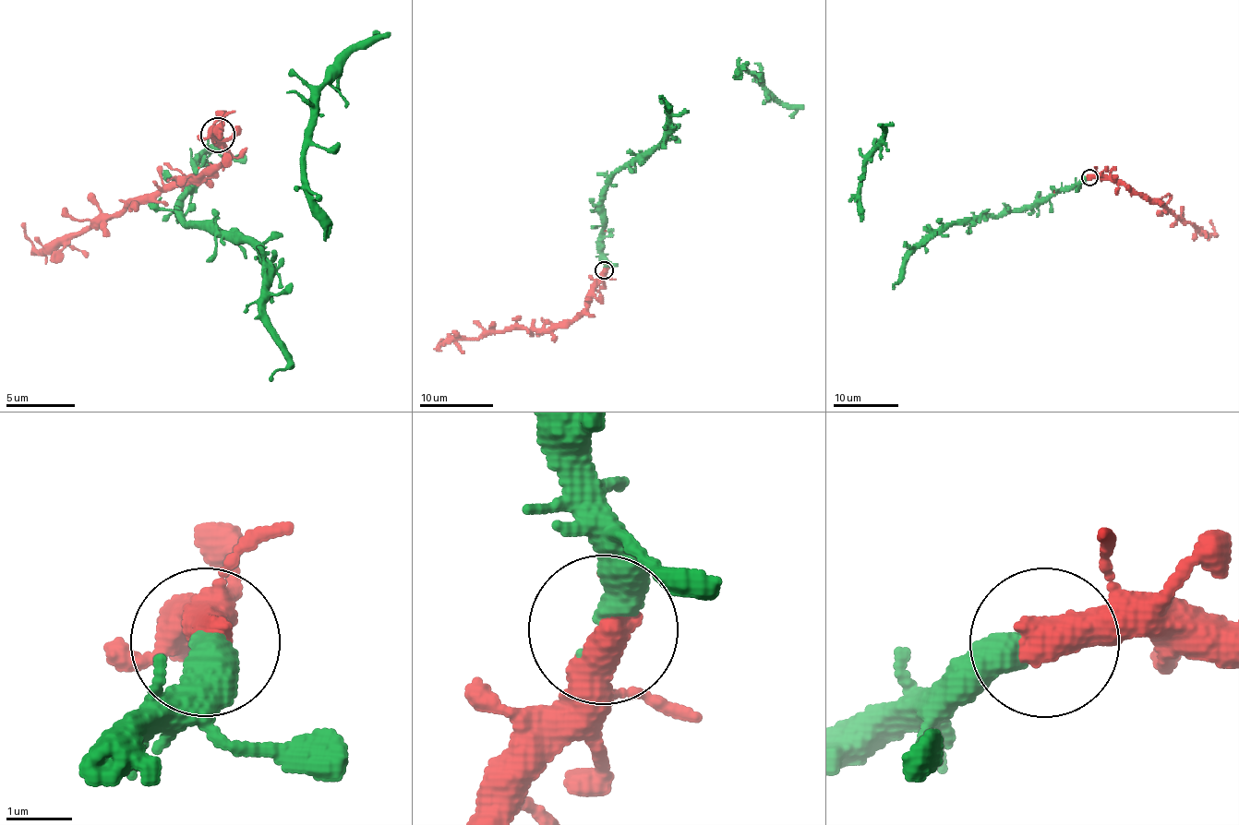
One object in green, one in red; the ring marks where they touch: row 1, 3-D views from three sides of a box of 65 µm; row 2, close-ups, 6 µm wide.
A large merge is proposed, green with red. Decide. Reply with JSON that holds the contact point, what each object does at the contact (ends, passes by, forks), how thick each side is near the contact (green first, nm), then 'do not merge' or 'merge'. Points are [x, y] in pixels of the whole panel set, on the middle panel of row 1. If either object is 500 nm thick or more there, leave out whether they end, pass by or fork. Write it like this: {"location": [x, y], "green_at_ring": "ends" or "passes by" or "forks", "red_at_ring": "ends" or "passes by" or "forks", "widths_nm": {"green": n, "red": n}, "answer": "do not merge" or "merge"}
{"location": [604, 269], "widths_nm": {"green": 420, "red": 550}, "answer": "merge"}

